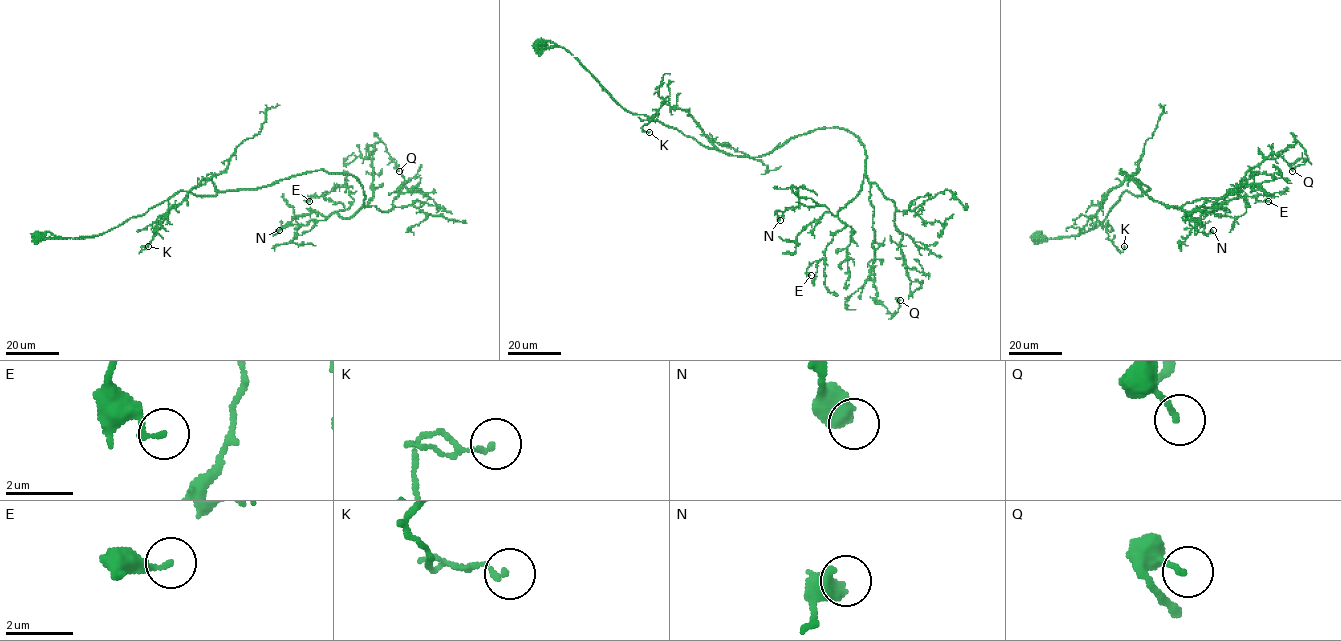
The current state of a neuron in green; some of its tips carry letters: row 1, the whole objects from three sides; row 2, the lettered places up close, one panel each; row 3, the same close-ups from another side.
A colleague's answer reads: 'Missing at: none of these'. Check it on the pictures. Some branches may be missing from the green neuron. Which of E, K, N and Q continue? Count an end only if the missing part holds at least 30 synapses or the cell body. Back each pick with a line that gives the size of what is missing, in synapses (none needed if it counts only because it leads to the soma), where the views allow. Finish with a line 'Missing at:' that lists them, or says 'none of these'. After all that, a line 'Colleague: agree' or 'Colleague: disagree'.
Missing at: none of these
Colleague: agree

